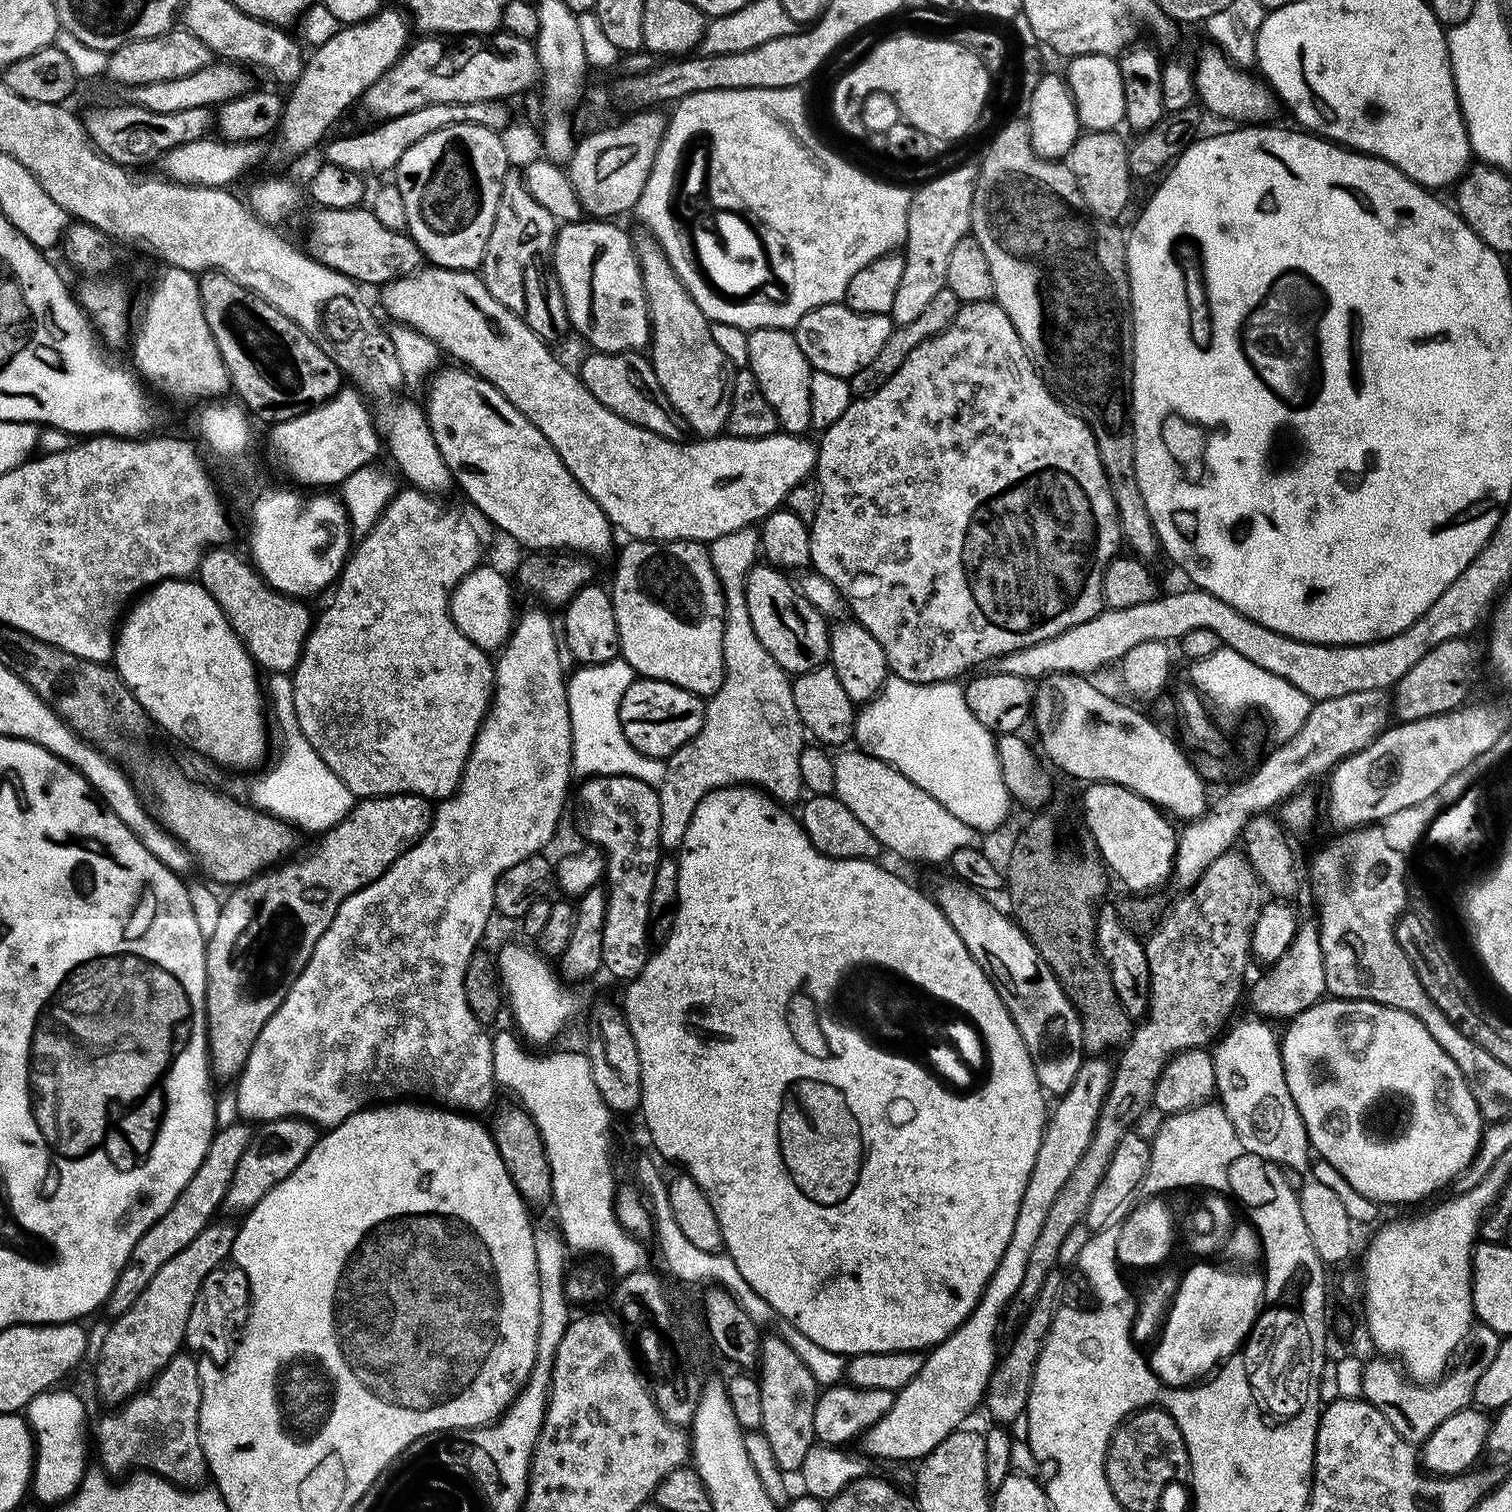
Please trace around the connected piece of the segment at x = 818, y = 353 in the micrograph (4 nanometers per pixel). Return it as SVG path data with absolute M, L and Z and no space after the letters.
M842 302L812 308L795 326L796 341L814 370L855 370L874 362L878 350L894 330L892 318L882 314L858 314Z

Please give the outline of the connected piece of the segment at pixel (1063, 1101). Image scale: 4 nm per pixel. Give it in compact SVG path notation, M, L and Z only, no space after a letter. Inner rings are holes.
M1089 1055L1082 1066L1078 1066L1078 1075L1074 1077L1074 1082L1070 1082L1070 1090L1055 1101L1056 1109L1047 1113L1038 1158L1034 1158L1034 1170L1030 1170L1026 1190L1018 1206L1018 1218L1014 1218L1014 1234L1010 1234L1010 1242L1006 1242L1006 1250L1002 1250L1002 1258L980 1295L980 1301L942 1343L925 1355L918 1378L897 1392L894 1406L890 1406L890 1410L864 1432L862 1443L865 1457L873 1461L919 1462L951 1432L961 1431L963 1424L960 1423L975 1408L981 1407L984 1392L998 1363L995 1332L1000 1328L1000 1319L1004 1311L1009 1311L1013 1298L1018 1294L1018 1286L1022 1286L1026 1262L1046 1222L1054 1197L1062 1190L1066 1178L1070 1178L1082 1154L1086 1154L1086 1146L1090 1146L1094 1126L1108 1096L1108 1087L1112 1084L1113 1071L1111 1063L1108 1065L1102 1057Z

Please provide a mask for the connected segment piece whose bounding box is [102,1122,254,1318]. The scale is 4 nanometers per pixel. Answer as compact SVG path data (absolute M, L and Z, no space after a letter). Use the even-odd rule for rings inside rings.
M237 1122L225 1128L217 1128L212 1133L212 1141L198 1170L194 1170L194 1178L186 1182L166 1214L162 1214L162 1218L158 1218L146 1229L142 1238L138 1238L126 1266L114 1282L114 1290L102 1305L103 1311L109 1312L109 1317L126 1314L126 1310L130 1310L134 1302L138 1302L138 1294L142 1294L142 1290L150 1286L154 1274L158 1274L158 1270L162 1270L162 1266L166 1266L166 1262L170 1262L170 1258L178 1254L178 1250L190 1246L190 1242L194 1242L194 1238L198 1238L198 1234L202 1234L202 1230L206 1230L217 1219L216 1212L221 1211L221 1204L226 1198L227 1187L234 1178L238 1160L254 1139L253 1129L247 1127L251 1128L247 1123Z

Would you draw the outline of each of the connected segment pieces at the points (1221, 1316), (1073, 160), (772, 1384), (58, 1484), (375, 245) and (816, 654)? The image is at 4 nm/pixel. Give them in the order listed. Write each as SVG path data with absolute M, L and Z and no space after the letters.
M1196 1262L1179 1279L1178 1288L1165 1313L1161 1332L1155 1341L1155 1367L1168 1380L1184 1380L1190 1376L1198 1376L1202 1370L1211 1366L1218 1368L1227 1361L1226 1353L1235 1348L1237 1340L1247 1331L1253 1316L1262 1310L1264 1304L1264 1279L1257 1270L1241 1272L1241 1267L1224 1268L1212 1262Z
M1085 131L1073 144L1066 157L1066 163L1078 182L1079 194L1084 199L1084 207L1093 217L1109 222L1119 221L1128 199L1132 196L1134 177L1128 161L1129 141L1120 137L1119 131Z
M779 1334L765 1335L760 1342L758 1381L761 1390L761 1429L770 1442L774 1459L786 1474L799 1473L806 1454L817 1443L814 1434L814 1406L818 1395L816 1380L806 1370L802 1358Z
M49 1390L38 1394L29 1402L26 1409L26 1419L35 1437L35 1464L30 1492L32 1496L36 1495L42 1503L49 1506L69 1500L76 1492L76 1487L84 1481L84 1474L90 1468L88 1412L74 1393L60 1391Z
M357 206L346 209L317 207L316 213L308 220L308 246L306 252L312 259L335 272L346 274L357 283L383 286L399 276L408 275L423 263L423 253L407 233L392 231L378 221L369 207Z
M757 562L748 572L744 593L758 642L766 646L770 658L774 658L774 662L778 662L784 672L798 677L829 663L830 624L829 621L824 621L823 614L783 575L785 573L779 567L768 562Z

